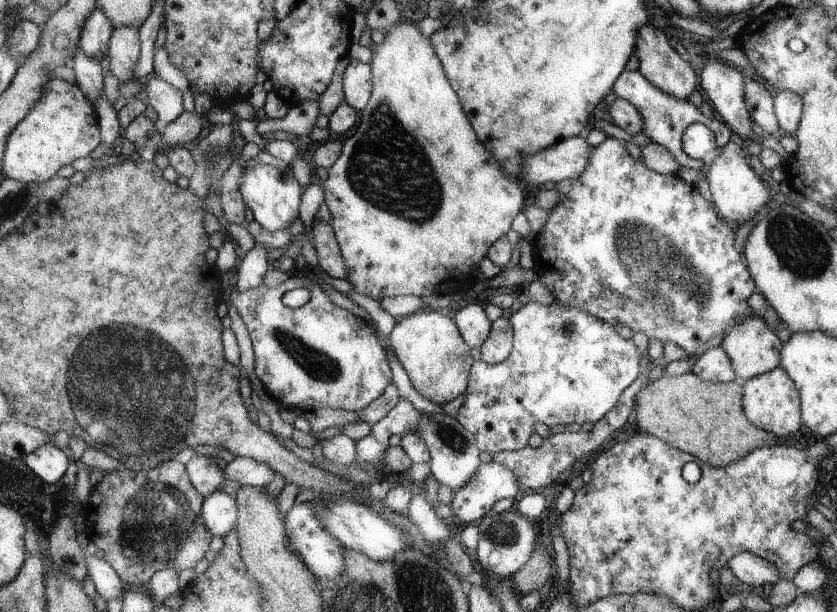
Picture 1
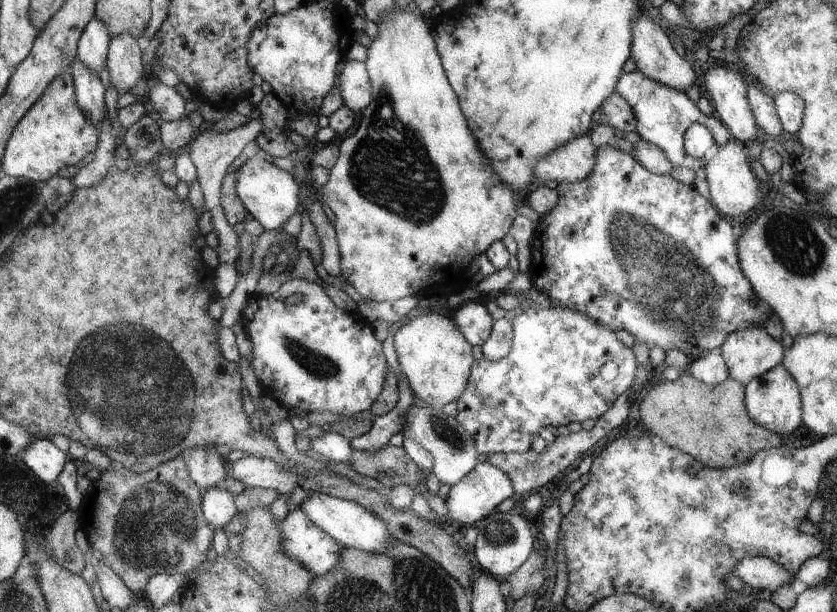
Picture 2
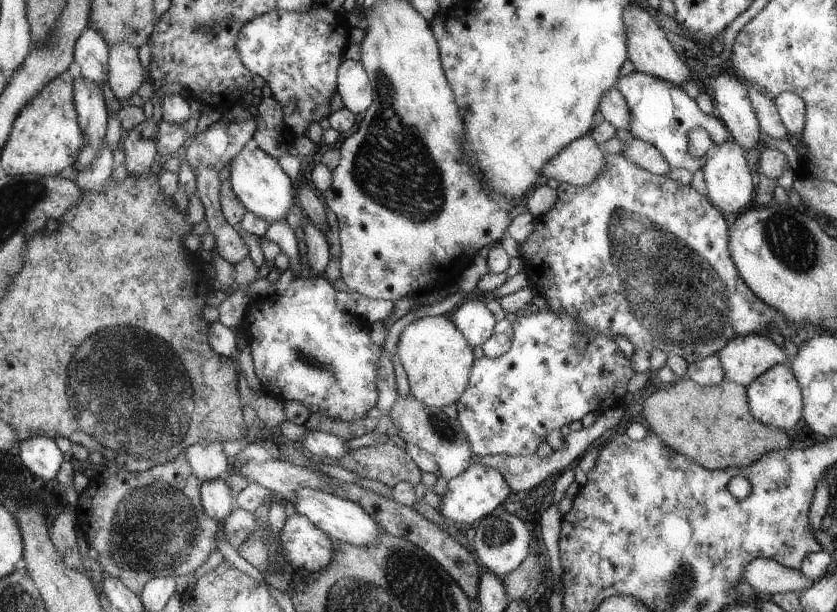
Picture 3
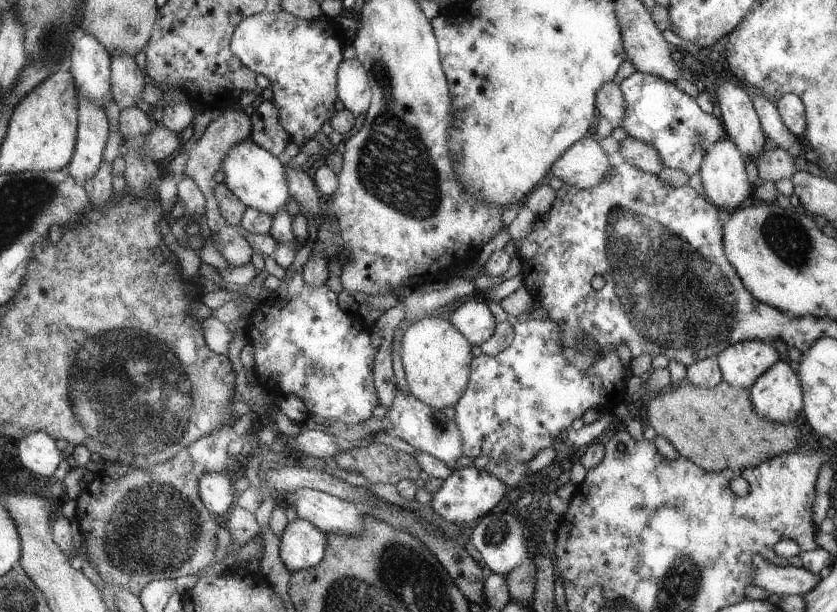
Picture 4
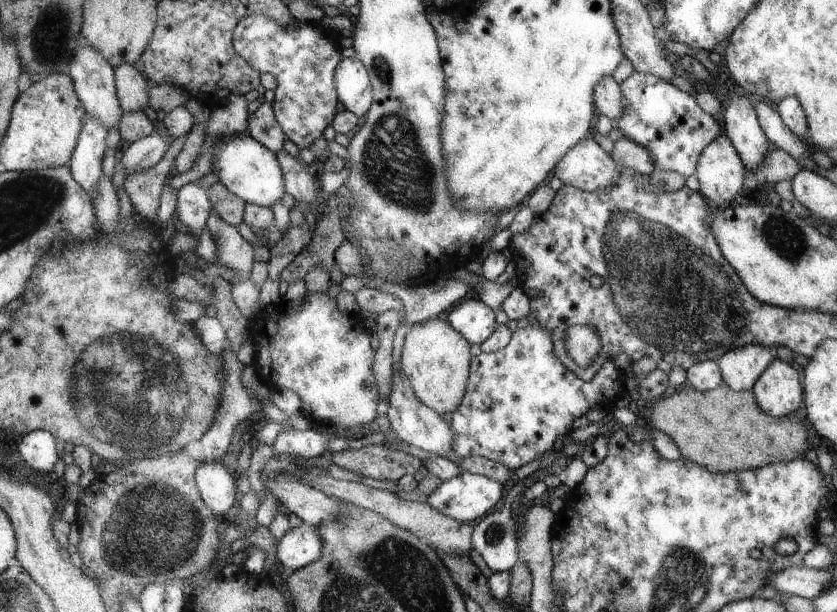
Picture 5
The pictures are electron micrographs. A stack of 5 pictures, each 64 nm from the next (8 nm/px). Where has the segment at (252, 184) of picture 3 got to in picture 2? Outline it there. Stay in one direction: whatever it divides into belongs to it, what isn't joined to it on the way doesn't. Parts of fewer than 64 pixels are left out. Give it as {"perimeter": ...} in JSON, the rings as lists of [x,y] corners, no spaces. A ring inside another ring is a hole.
{"perimeter":[[[254,156],[237,170],[236,187],[236,193],[242,205],[265,231],[282,229],[288,219],[299,212],[300,186],[298,186],[298,182],[292,178],[292,174],[276,168],[274,164],[266,162],[264,158]]]}

